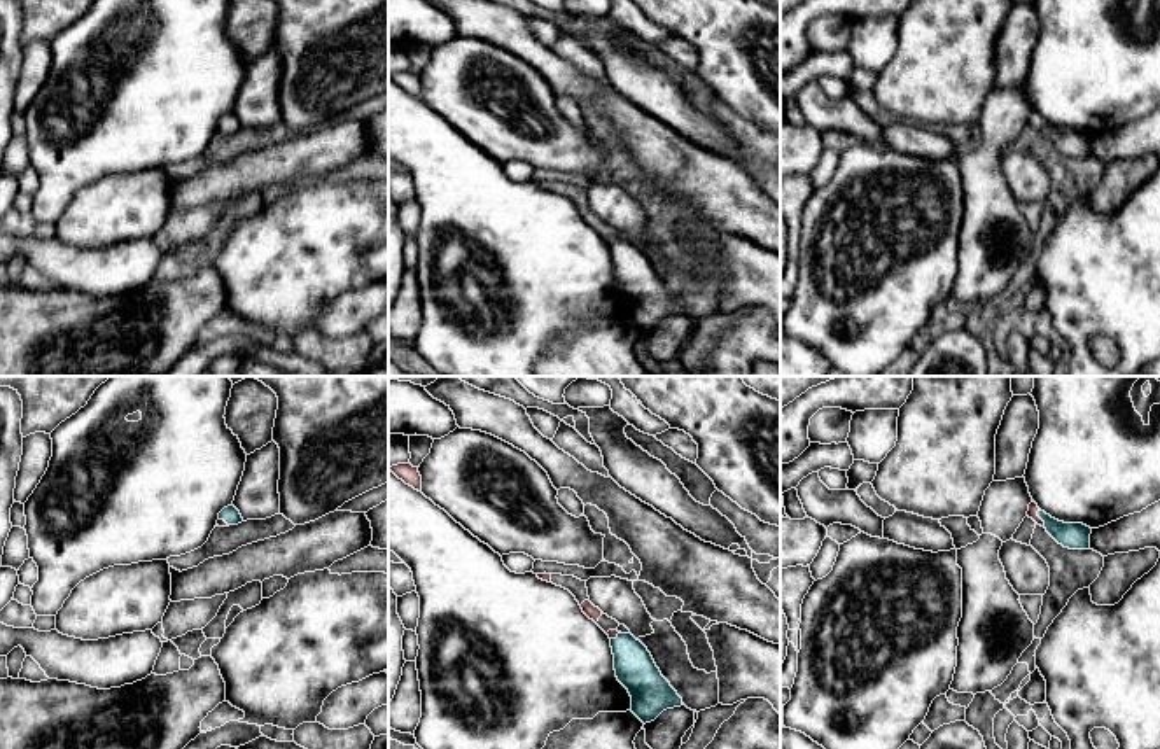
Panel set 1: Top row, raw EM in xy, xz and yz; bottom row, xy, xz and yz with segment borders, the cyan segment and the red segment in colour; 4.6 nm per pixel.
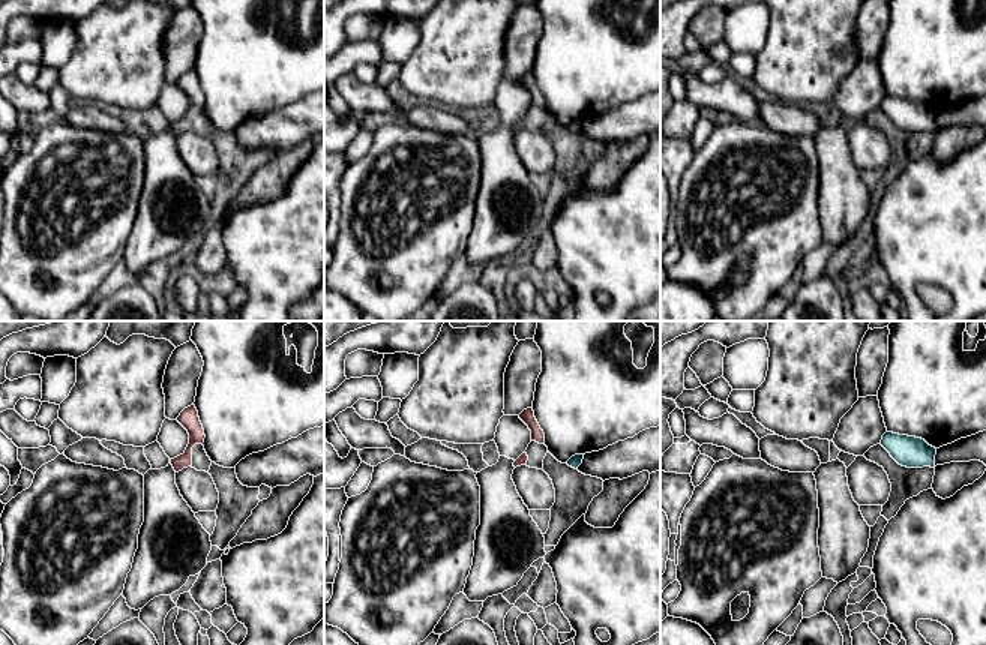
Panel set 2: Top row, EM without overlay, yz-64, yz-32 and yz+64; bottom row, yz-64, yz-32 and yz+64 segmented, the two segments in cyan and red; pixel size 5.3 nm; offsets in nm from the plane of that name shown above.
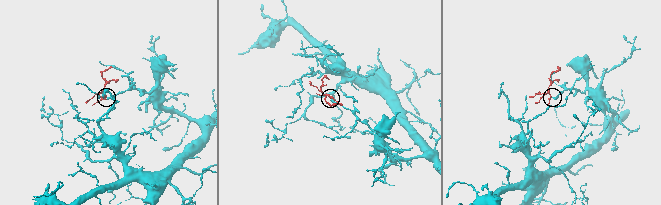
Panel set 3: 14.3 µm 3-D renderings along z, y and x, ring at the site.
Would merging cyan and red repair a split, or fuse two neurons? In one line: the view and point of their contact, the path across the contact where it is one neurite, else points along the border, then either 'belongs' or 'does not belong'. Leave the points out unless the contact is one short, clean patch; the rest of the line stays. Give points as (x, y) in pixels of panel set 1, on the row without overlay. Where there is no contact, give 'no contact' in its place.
meets cyan in yz at (1041, 126); runs through yz (1075, 144), (1061, 140), (1041, 126), (1033, 116); belongs

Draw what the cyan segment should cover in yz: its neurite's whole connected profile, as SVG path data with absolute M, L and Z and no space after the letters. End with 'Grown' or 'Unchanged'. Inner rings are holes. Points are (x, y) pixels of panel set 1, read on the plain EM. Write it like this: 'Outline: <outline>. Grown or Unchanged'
Outline: M1032 108L1029 112L1027 124L1038 133L1045 135L1046 140L1064 156L1069 158L1088 158L1092 136L1083 131L1064 131L1038 116Z. Grown

